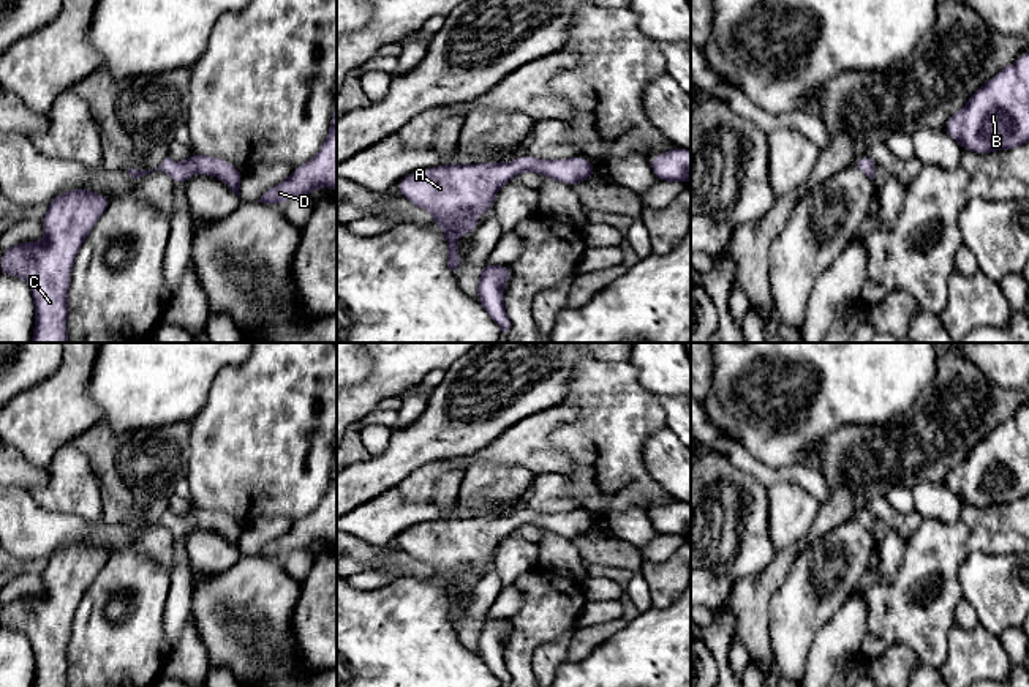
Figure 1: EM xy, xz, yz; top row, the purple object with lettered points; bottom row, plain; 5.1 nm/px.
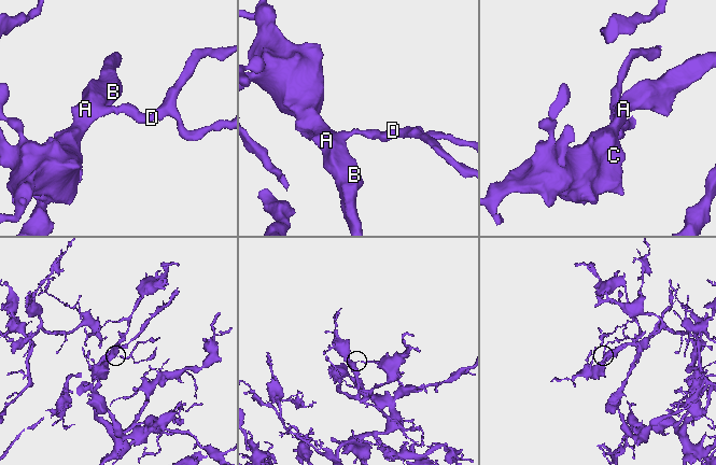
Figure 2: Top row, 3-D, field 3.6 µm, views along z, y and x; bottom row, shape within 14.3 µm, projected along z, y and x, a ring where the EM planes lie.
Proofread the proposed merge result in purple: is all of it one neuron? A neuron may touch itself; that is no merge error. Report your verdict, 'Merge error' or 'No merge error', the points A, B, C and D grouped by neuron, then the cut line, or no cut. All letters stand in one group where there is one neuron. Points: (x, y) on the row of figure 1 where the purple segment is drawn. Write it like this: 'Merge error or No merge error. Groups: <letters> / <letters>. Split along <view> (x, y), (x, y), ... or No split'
No merge error. Groups: A B C D. No split

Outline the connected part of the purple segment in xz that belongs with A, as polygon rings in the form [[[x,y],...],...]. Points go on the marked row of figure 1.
[[[523,155],[509,163],[443,164],[406,175],[397,183],[400,194],[433,215],[447,242],[447,267],[460,265],[458,234],[471,234],[481,224],[479,213],[492,213],[496,193],[520,172],[533,171],[574,186],[596,174],[596,166],[583,156],[537,160]]]

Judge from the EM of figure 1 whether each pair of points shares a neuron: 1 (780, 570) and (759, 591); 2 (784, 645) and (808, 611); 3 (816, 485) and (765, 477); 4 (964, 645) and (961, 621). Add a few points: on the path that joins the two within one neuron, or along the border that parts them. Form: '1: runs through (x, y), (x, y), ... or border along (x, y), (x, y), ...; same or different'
1: runs through (775, 575), (764, 586); same
2: runs through (791, 637), (792, 627), (800, 619); same
3: runs through (803, 476), (778, 474); same
4: border along (979, 624), (969, 629), (955, 626); different

